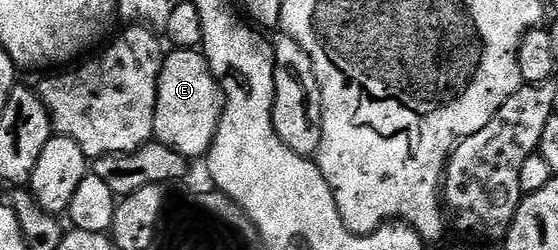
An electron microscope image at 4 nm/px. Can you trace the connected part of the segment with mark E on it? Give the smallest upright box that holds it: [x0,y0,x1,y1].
[153,49,222,159]

